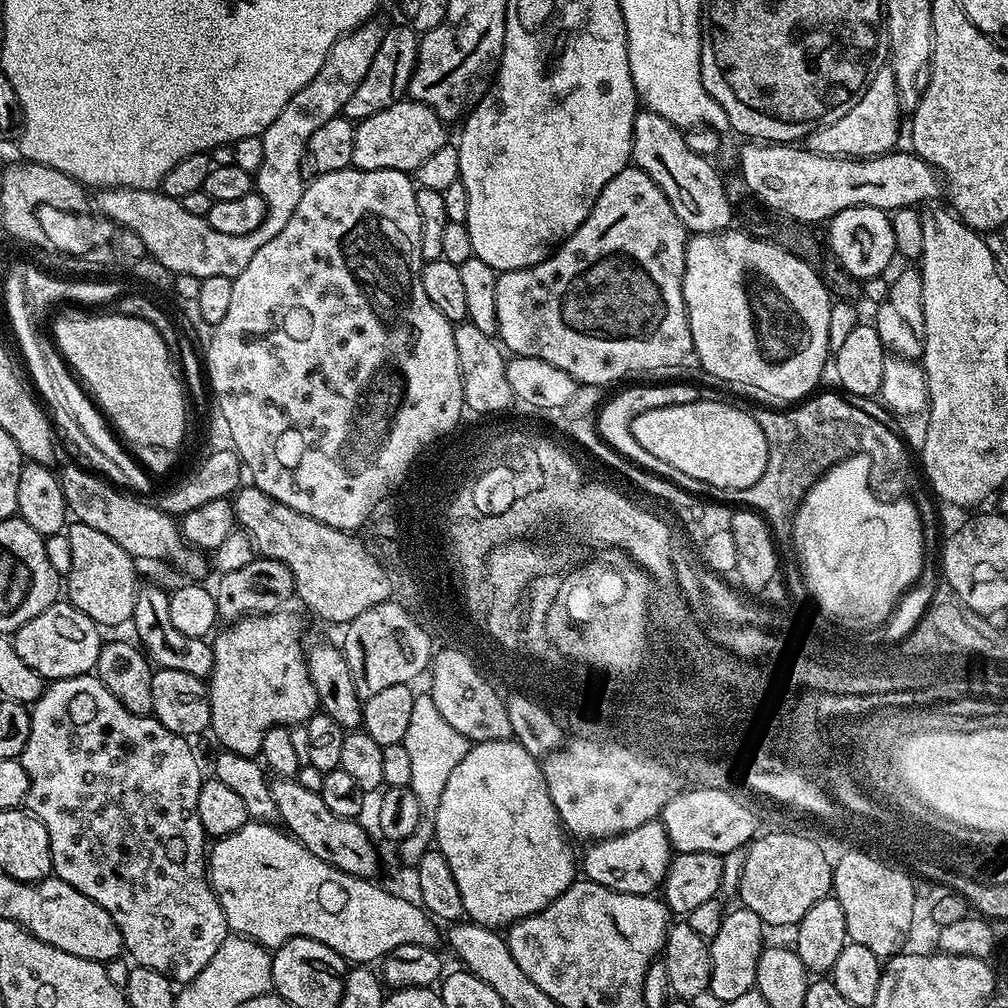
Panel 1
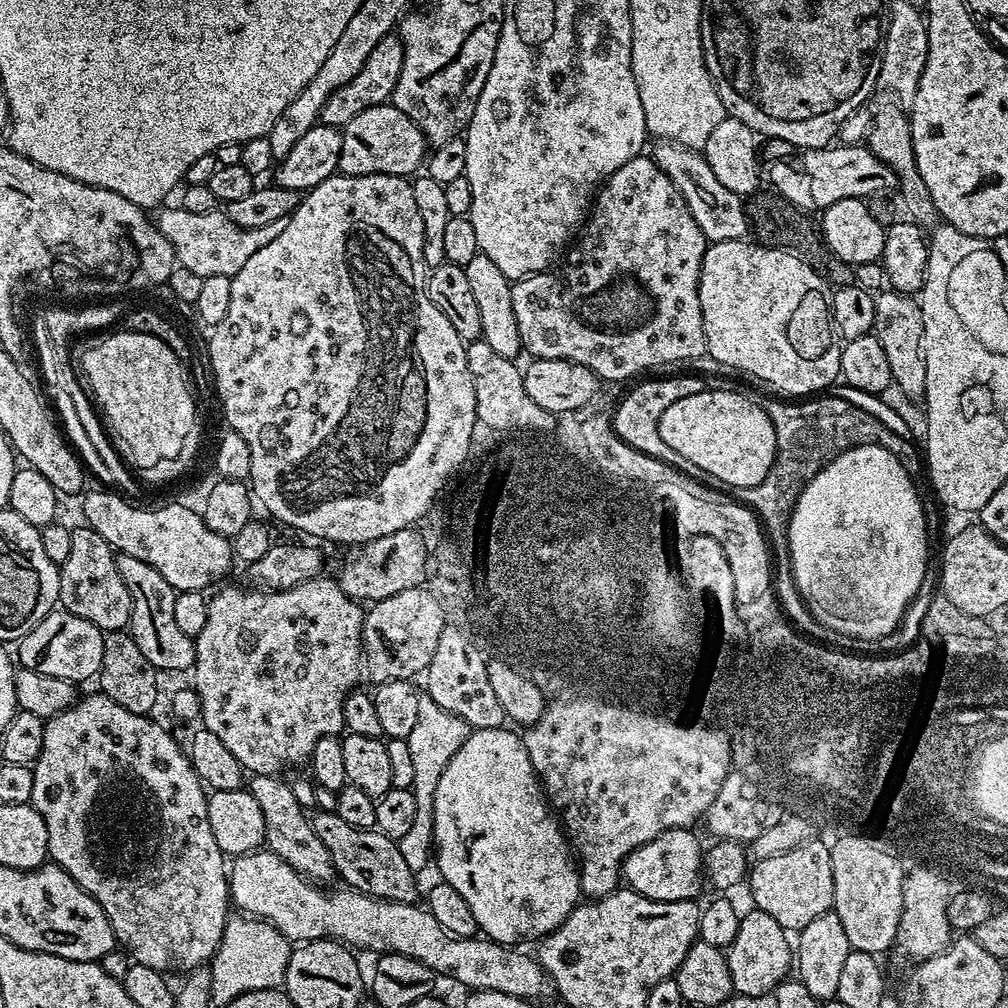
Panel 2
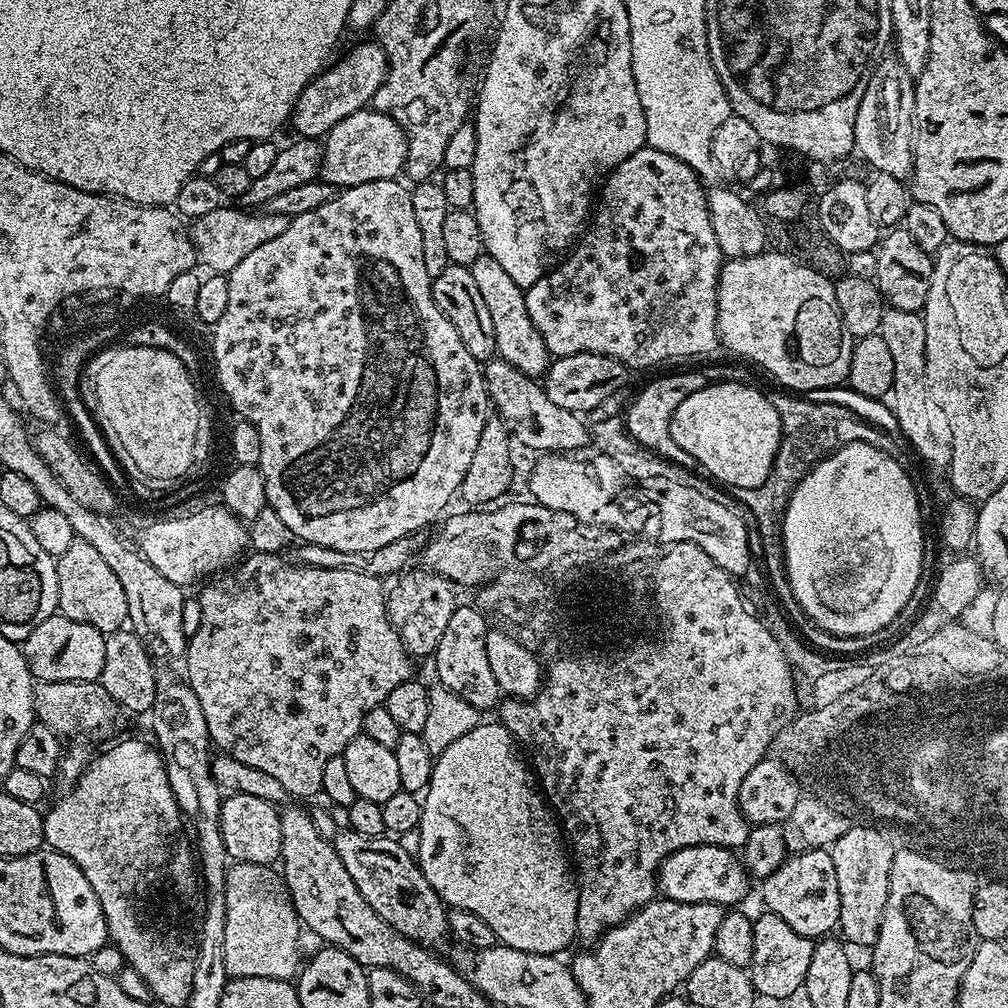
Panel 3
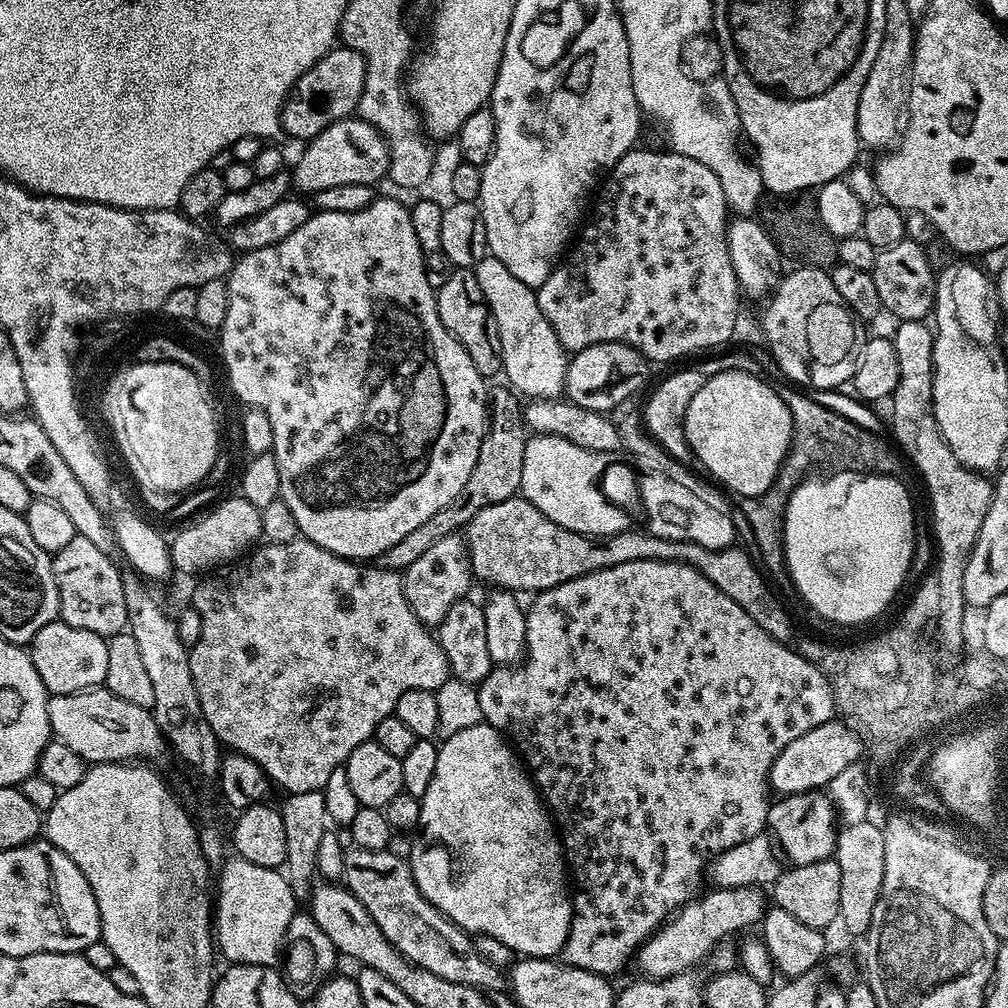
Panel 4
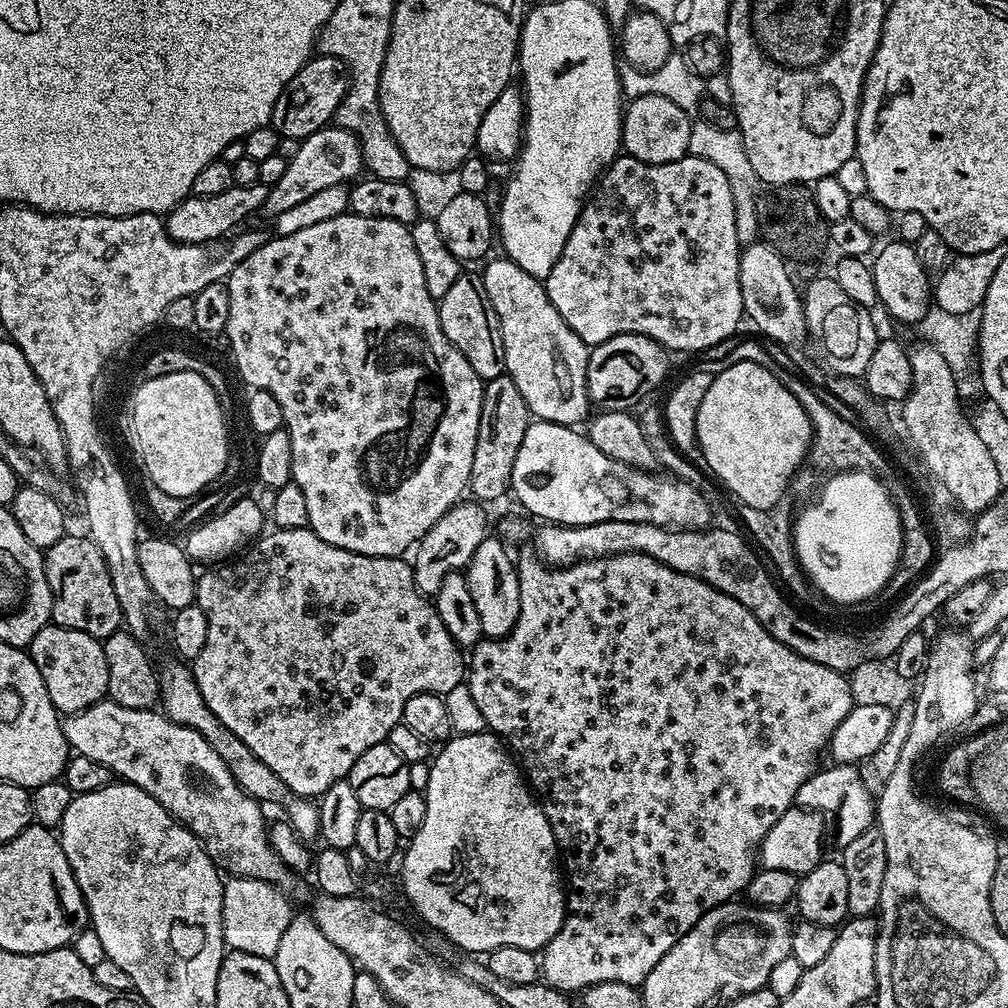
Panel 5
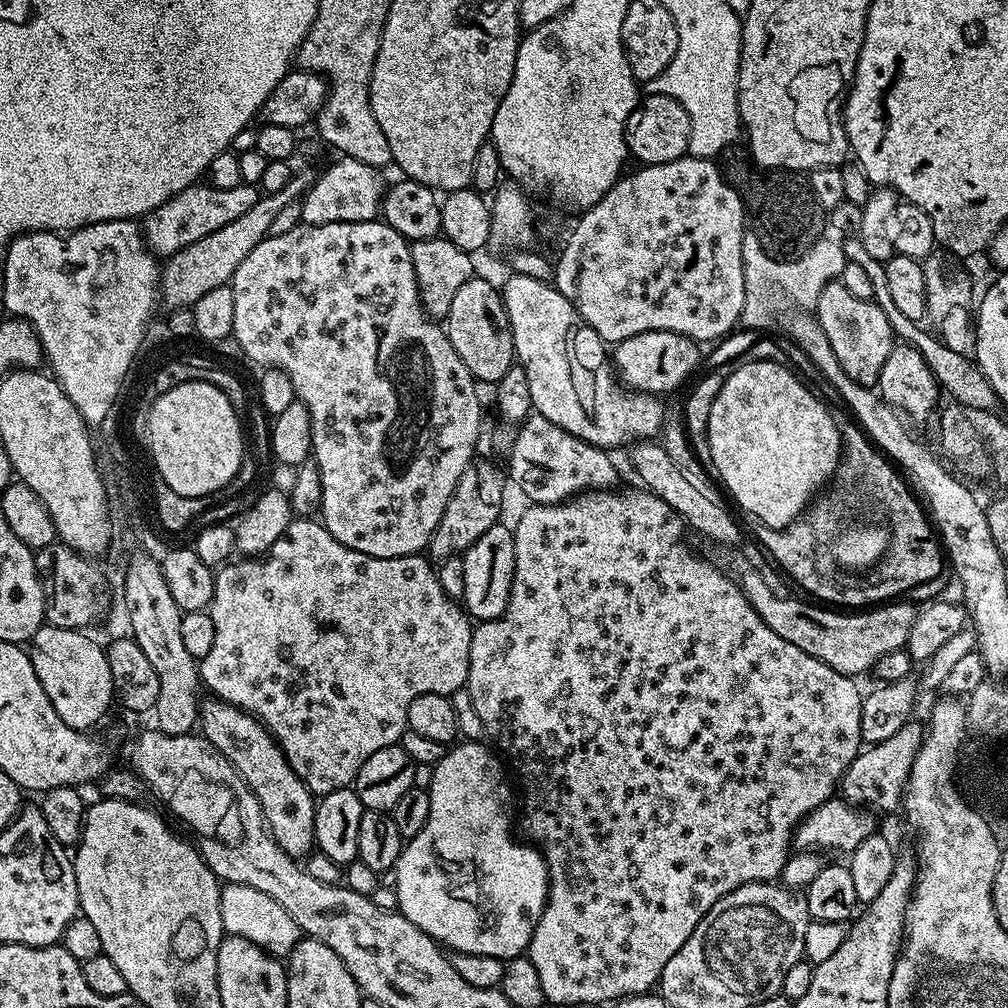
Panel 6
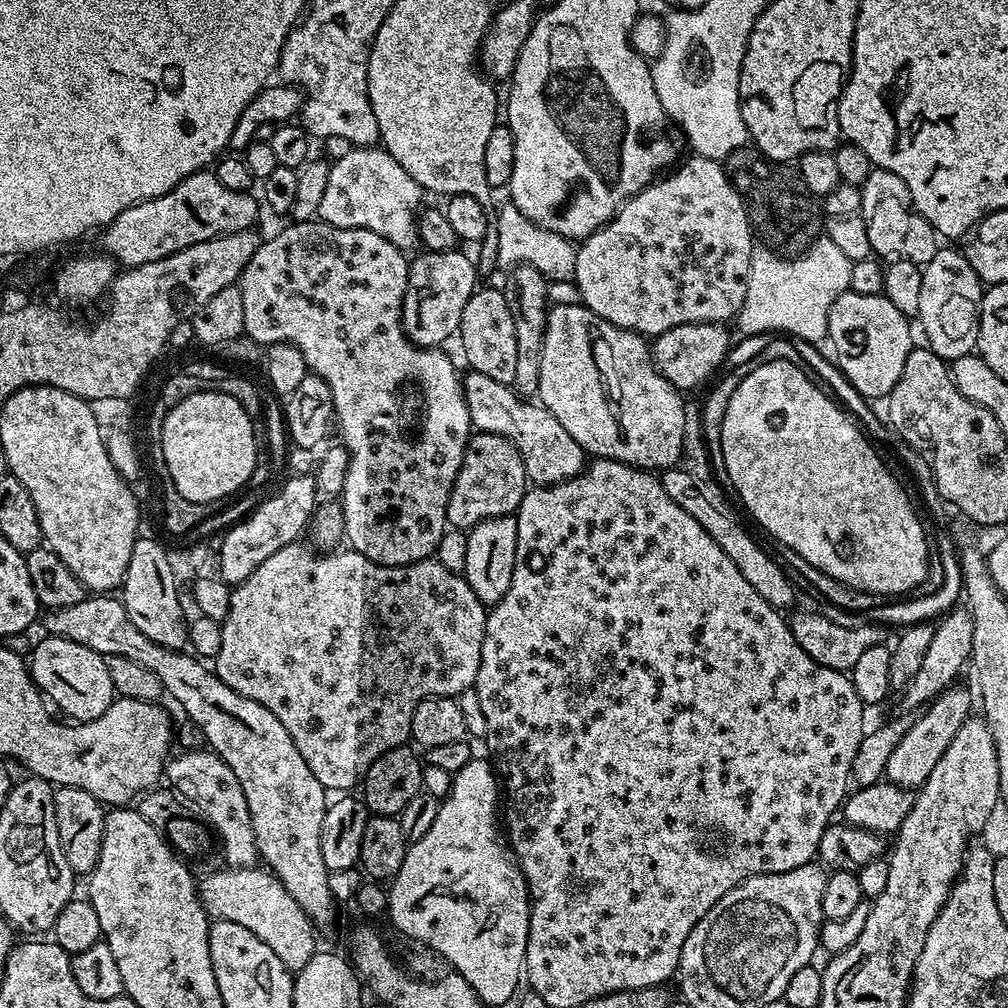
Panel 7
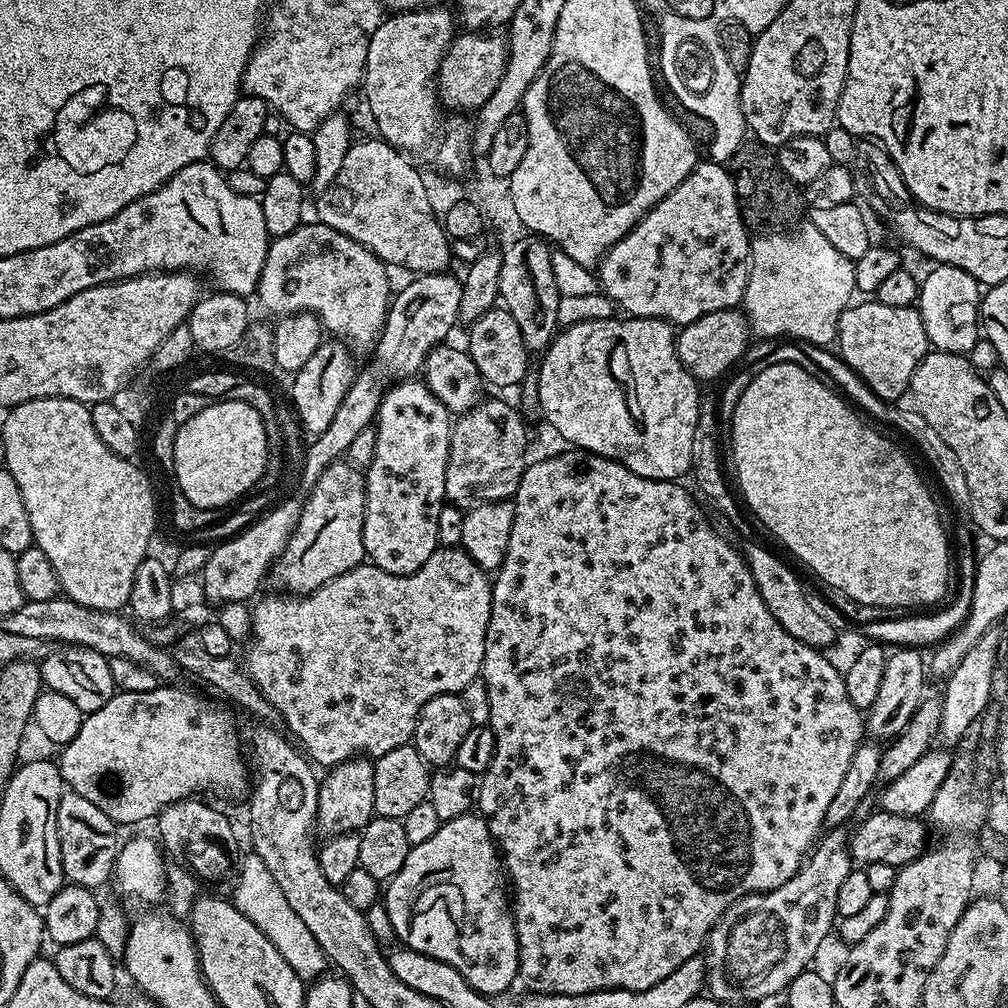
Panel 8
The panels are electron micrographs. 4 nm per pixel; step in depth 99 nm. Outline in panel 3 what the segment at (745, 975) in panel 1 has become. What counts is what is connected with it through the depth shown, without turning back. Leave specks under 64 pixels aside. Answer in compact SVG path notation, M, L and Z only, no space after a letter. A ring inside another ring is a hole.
M764 910L752 921L752 934L754 950L752 951L752 962L750 975L752 984L757 993L769 995L781 1002L787 1001L787 996L792 996L801 991L806 978L806 970L810 965L813 941L807 936L798 934L778 918L778 914Z

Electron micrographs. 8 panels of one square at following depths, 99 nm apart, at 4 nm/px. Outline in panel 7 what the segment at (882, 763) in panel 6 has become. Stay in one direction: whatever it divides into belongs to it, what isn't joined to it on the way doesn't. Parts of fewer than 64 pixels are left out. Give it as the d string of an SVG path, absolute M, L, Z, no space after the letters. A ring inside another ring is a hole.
M952 686L929 703L925 711L919 715L914 726L906 732L904 738L890 754L884 775L889 783L907 790L921 787L924 784L930 770L938 764L938 759L945 753L946 747L950 746L955 734L973 713L971 710L974 696L970 690L969 692L964 688Z

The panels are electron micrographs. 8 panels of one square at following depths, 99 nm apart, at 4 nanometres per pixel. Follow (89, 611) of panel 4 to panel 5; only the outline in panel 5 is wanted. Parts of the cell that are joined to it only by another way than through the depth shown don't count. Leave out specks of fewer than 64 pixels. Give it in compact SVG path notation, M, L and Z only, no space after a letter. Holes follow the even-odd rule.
M65 534L54 546L43 549L46 582L52 595L51 623L59 628L82 630L103 642L110 634L121 631L122 617L118 598L114 595L114 582L110 582L110 570L106 570L106 558L91 536Z

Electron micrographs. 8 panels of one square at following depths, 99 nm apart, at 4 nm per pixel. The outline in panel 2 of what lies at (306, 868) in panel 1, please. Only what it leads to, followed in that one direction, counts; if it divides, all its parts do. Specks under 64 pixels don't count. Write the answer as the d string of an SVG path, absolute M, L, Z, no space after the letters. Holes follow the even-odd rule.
M267 850L247 852L244 856L237 856L231 861L228 877L230 900L236 904L241 913L268 921L276 927L289 942L307 942L309 940L338 940L353 949L373 948L373 953L397 952L403 956L414 958L422 962L427 968L437 974L449 976L457 980L464 990L498 990L502 994L514 994L523 1000L539 1001L539 996L552 996L554 989L552 981L544 972L543 966L535 955L527 956L524 952L516 952L515 947L496 943L487 938L473 938L471 936L455 936L450 934L439 924L438 918L428 912L427 907L419 903L395 904L392 900L377 900L374 896L367 896L364 892L343 890L344 892L323 892L323 887L309 882L299 876L294 869L282 858L278 858Z

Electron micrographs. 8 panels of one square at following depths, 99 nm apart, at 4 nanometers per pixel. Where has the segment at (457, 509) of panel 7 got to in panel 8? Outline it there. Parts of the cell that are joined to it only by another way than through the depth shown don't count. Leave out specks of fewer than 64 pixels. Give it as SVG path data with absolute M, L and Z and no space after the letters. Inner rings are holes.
M481 399L475 408L459 413L450 434L444 498L449 505L463 510L499 500L511 501L529 459L523 418L506 401L488 399Z

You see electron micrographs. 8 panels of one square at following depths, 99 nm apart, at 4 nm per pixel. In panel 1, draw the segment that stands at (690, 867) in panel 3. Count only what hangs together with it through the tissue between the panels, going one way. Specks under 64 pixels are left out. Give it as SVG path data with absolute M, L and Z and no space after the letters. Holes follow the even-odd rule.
M659 819L646 822L629 832L608 836L605 840L597 840L589 845L584 852L584 860L582 856L583 875L622 894L653 895L663 885L664 876L674 857L674 849Z

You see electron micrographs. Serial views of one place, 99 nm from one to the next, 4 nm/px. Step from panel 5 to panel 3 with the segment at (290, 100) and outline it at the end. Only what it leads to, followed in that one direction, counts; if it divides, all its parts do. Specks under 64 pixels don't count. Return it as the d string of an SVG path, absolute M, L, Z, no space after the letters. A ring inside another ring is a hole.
M364 39L368 40L354 45L337 64L329 63L304 87L290 117L297 137L323 138L331 128L338 126L338 122L342 122L342 118L350 118L350 114L371 105L374 94L378 94L378 86L382 86L388 73L388 59L386 50L382 50L375 39Z

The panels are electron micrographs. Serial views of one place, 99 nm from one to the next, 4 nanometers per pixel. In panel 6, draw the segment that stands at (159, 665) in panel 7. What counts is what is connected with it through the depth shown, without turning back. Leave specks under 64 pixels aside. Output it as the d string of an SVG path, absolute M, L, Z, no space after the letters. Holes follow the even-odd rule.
M215 698L205 699L201 703L198 728L204 739L235 766L237 774L244 779L254 798L258 798L264 823L268 825L268 833L277 846L291 856L307 857L314 848L317 801L298 774L294 774L290 762L286 762L276 739L249 712Z

